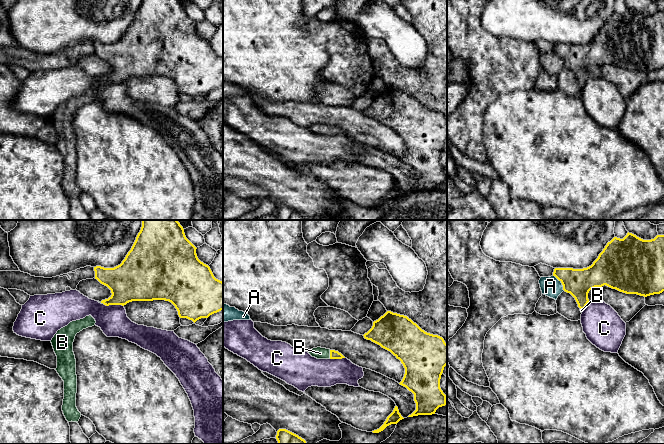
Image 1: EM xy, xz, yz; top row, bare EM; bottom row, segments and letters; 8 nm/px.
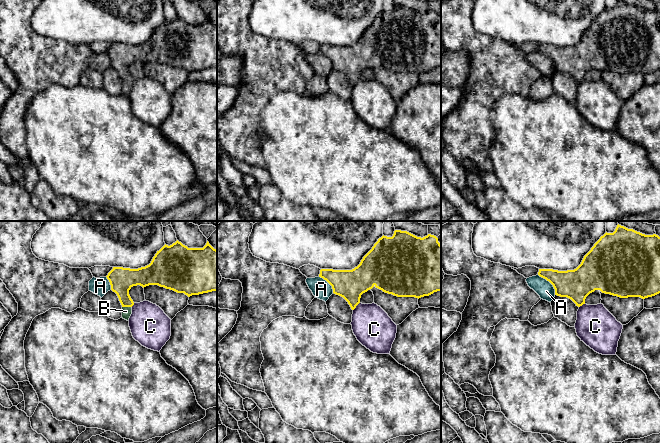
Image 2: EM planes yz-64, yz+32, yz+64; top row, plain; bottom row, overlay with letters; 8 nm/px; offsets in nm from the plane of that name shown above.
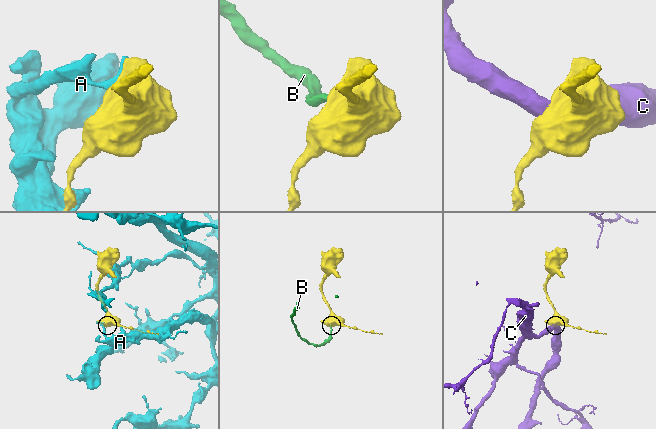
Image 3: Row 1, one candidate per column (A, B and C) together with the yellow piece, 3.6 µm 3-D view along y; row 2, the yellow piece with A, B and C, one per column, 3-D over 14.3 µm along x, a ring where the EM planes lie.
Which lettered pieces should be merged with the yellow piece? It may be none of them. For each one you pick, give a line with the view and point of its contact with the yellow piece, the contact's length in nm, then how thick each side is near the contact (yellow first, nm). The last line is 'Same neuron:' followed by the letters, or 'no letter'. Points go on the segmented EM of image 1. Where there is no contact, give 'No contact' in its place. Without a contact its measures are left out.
B: Touches yellow at xz (330, 354). Shared border 70 nm. Thickness 70 nm (yellow) against 100 nm
Same neuron: B

